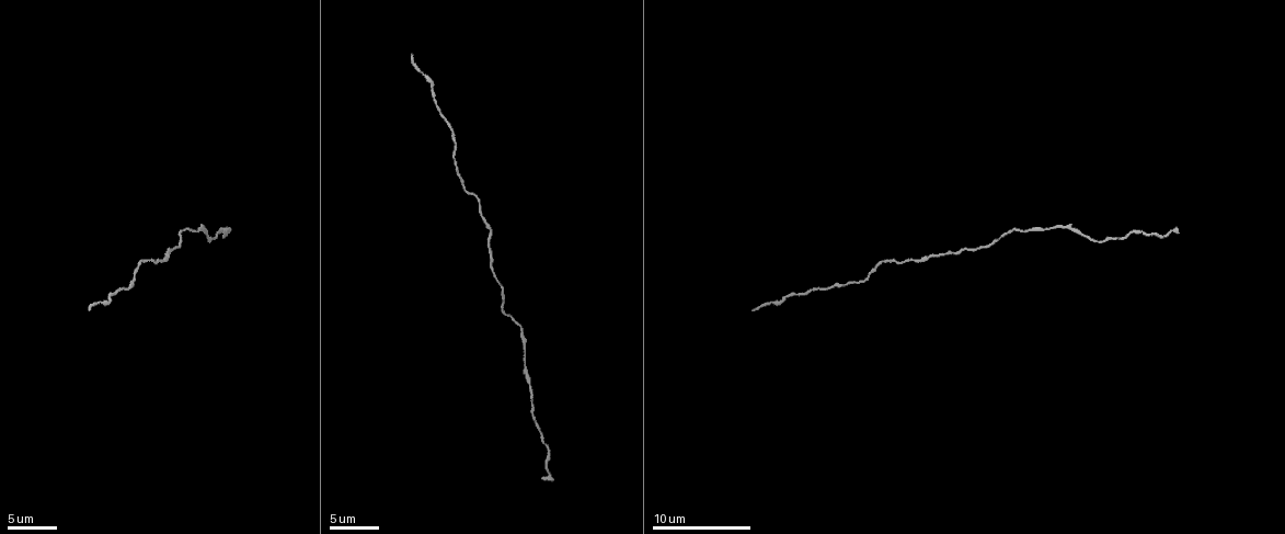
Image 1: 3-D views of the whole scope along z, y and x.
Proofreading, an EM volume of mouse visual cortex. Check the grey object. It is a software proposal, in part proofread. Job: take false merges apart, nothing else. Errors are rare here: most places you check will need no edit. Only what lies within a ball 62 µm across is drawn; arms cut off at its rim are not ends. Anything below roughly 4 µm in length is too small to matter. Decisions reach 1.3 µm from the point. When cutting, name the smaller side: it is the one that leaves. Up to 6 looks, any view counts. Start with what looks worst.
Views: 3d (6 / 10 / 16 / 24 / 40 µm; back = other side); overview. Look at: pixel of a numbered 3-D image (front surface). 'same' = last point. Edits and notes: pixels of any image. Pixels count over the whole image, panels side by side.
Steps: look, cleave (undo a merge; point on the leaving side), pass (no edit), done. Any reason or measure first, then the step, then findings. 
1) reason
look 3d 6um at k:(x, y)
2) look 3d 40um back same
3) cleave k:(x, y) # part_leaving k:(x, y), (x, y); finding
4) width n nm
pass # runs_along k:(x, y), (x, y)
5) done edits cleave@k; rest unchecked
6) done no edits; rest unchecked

calibre changes
look 3d 10um at 1:(112, 296)

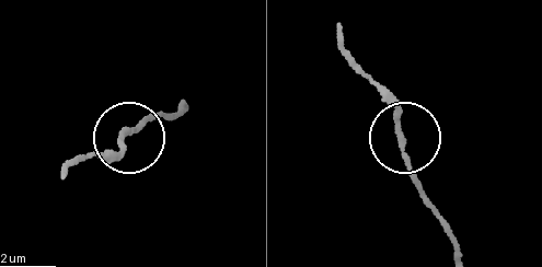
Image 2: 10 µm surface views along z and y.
pass # continuous, no second neuron

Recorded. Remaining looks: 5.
thick turns thin
look 3d 16um at 1:(528, 384)

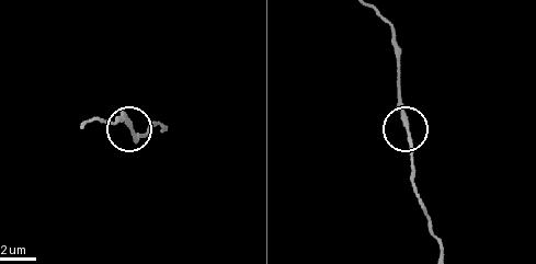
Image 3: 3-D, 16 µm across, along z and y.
look 3d 6um at 3:(131, 131)

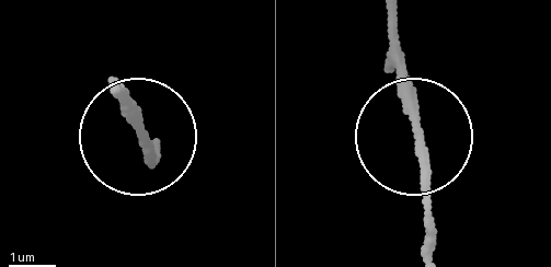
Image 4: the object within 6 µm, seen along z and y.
pass # runs_along 4:(389, 22), (424, 174), (424, 245); all the same neuron

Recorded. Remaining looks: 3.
look 3d 10um at 1:(962, 252)

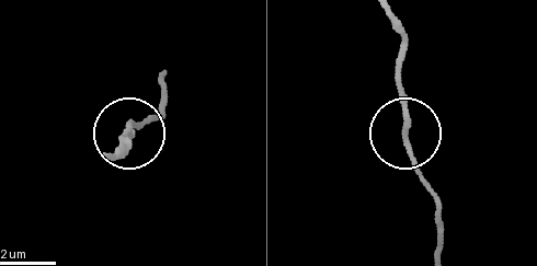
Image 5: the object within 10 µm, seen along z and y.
width 170 nm
pass # runs_along 5:(409, 128), (401, 60); continuous, no second neuron

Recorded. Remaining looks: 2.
done no edits; rest unchecked

